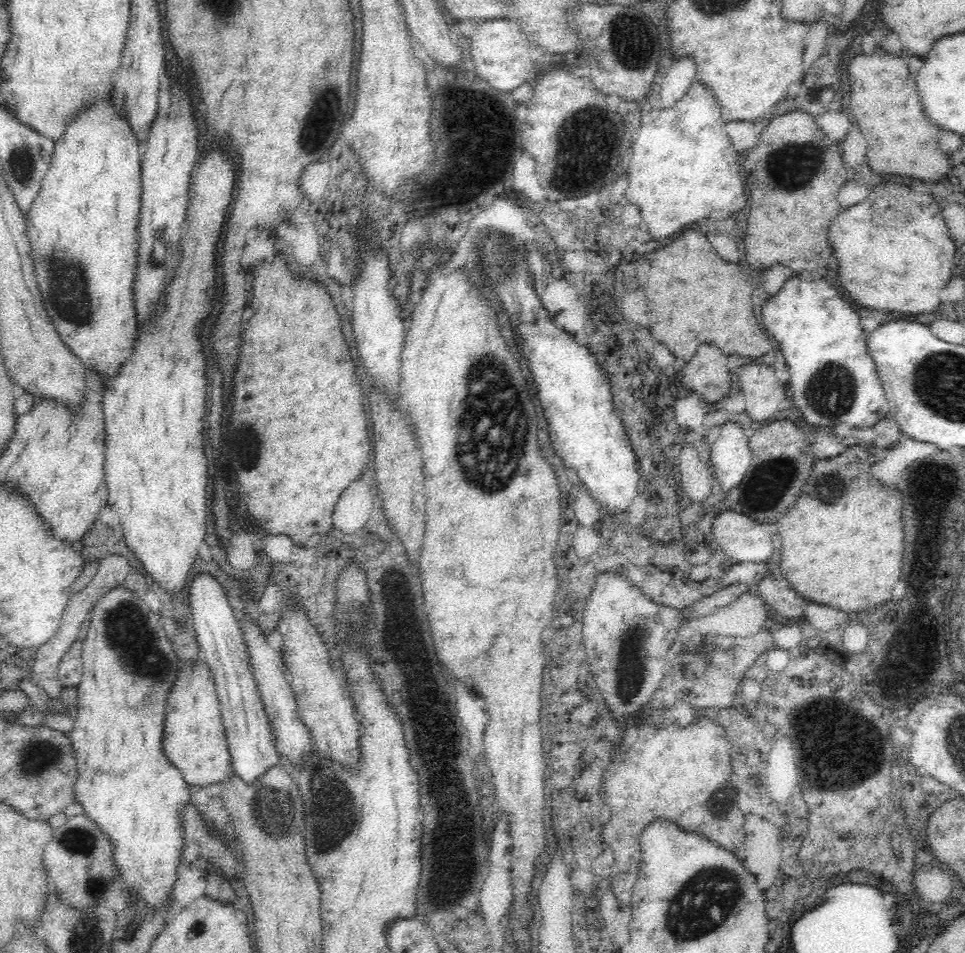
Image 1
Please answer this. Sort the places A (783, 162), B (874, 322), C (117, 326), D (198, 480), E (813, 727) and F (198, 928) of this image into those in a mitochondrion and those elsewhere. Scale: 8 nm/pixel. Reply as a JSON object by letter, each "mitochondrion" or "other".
{"A":"mitochondrion","B":"other","C":"other","D":"other","E":"mitochondrion","F":"other"}

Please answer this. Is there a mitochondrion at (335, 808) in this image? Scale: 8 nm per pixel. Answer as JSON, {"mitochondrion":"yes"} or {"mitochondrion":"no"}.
{"mitochondrion":"yes"}

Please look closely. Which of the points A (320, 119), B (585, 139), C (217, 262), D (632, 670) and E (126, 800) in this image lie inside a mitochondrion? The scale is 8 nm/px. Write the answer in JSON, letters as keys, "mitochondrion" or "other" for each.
{"A":"mitochondrion","B":"mitochondrion","C":"other","D":"mitochondrion","E":"other"}

